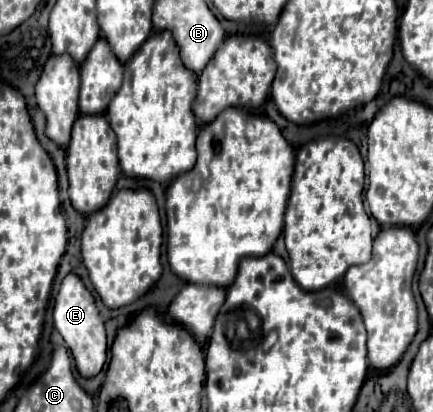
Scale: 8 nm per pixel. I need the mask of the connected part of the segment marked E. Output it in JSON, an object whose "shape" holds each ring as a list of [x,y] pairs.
{"shape":[[[68,274],[62,280],[62,286],[56,294],[56,304],[54,304],[54,326],[64,338],[66,346],[70,348],[76,368],[80,376],[84,378],[94,378],[106,364],[106,350],[108,350],[108,338],[106,338],[106,328],[104,320],[100,318],[100,312],[96,308],[94,296],[86,290],[82,280],[76,274]]]}

